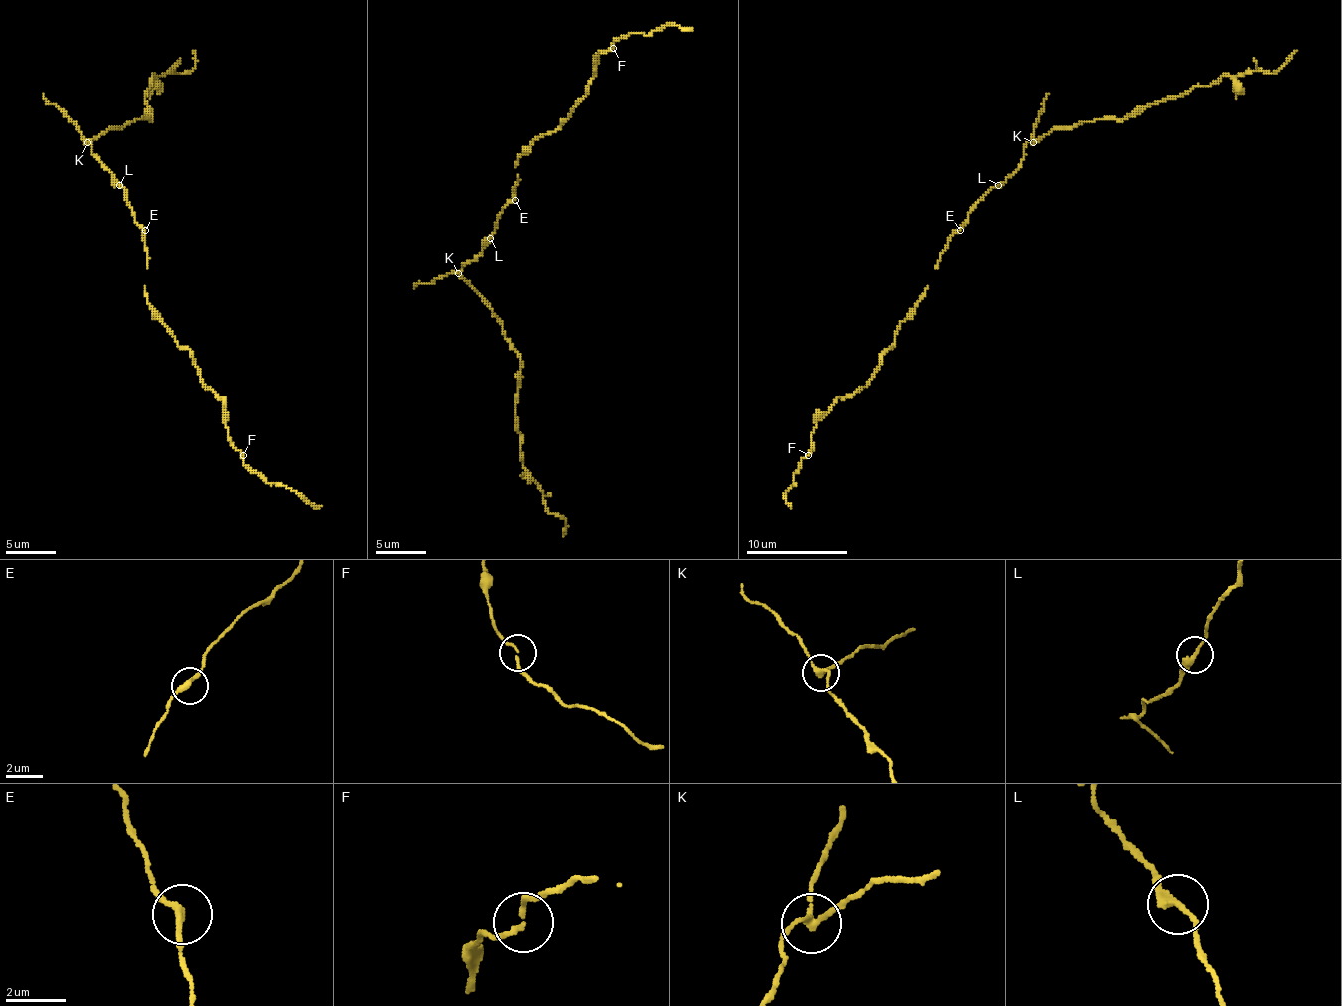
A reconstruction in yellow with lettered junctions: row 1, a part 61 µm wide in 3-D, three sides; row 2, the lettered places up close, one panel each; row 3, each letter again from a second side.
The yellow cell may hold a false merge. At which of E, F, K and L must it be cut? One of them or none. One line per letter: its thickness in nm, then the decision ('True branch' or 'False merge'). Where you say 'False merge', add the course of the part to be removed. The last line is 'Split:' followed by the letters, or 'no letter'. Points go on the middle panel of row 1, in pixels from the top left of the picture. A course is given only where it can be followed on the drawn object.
E: Thickness 240 nm. True branch
F: Thickness 130 nm. True branch
K: Thickness 190 nm. False merge. Course of the part to remove: (457, 273), (497, 319), (520, 359), (515, 422), (520, 460), (543, 493), (545, 508), (566, 521), (563, 536)
L: Thickness 240 nm. True branch
Split: K

